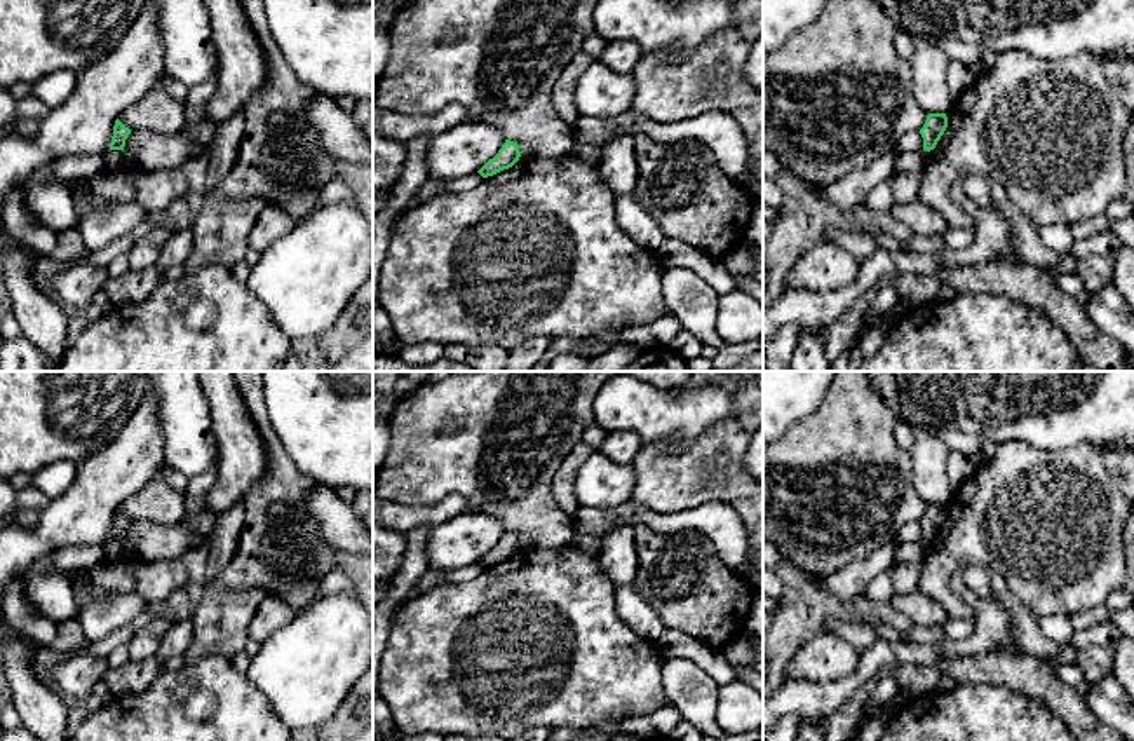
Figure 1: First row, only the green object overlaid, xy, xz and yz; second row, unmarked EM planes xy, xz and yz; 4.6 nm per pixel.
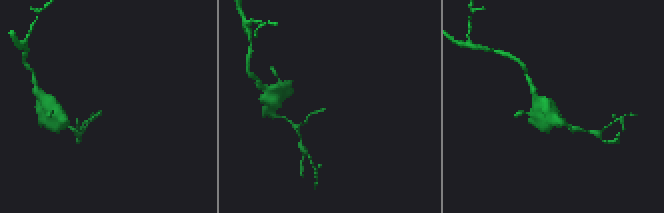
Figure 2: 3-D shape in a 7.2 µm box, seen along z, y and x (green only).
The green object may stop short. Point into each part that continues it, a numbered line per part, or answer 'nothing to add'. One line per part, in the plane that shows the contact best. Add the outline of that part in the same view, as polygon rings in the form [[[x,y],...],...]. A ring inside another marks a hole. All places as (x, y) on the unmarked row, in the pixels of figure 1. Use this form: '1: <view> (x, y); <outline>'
nothing to add

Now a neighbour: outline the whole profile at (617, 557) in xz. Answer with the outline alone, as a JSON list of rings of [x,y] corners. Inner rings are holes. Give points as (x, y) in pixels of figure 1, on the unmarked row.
[[[620,525],[601,535],[601,547],[596,558],[601,572],[615,588],[631,586],[638,572],[634,527]]]

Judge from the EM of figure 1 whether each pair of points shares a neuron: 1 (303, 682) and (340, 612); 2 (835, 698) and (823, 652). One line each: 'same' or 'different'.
1: same
2: different

